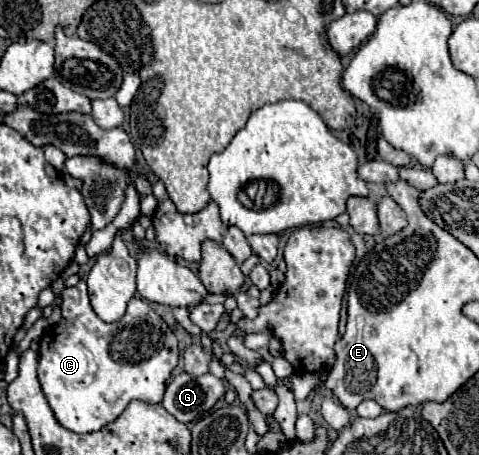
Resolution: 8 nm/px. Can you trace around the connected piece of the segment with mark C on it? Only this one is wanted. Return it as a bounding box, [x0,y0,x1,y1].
[38,281,180,433]

